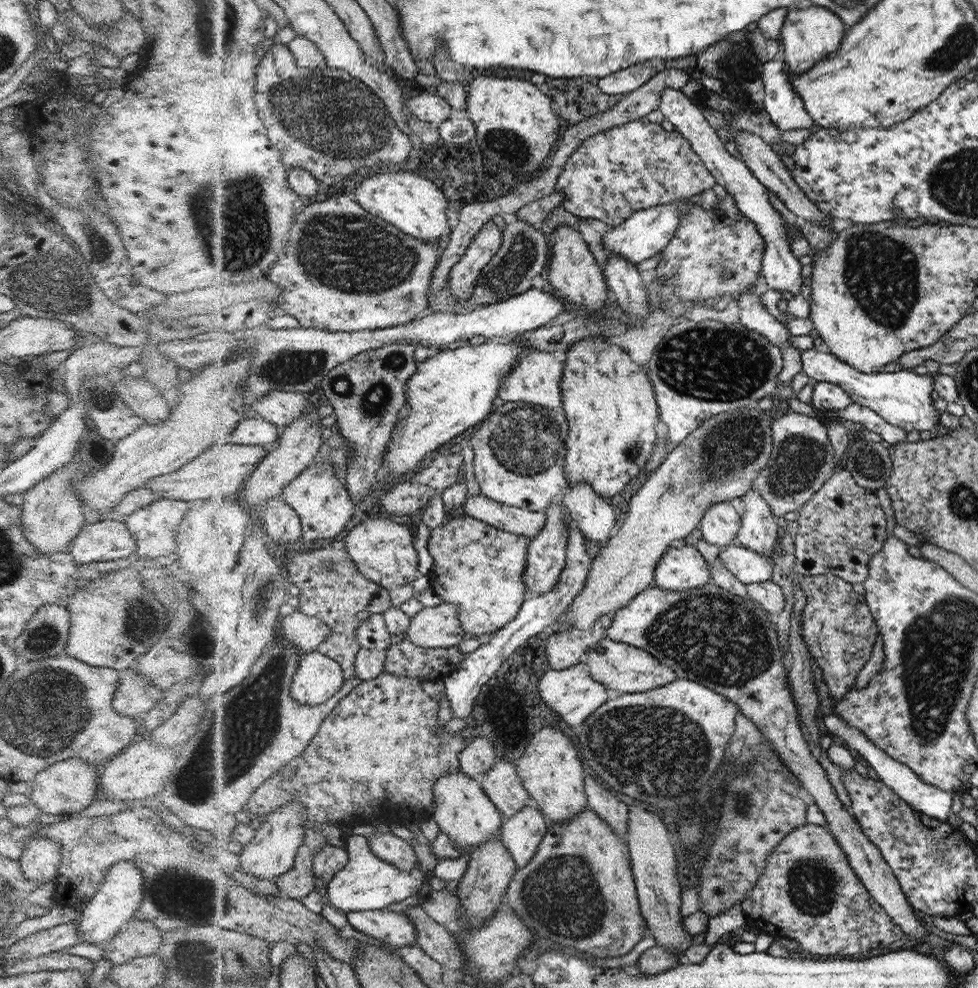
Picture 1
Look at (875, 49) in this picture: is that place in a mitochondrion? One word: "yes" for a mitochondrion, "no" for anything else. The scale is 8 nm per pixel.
no

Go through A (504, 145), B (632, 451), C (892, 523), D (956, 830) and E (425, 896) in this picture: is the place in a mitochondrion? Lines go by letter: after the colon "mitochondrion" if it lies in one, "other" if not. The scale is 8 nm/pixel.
A: mitochondrion
B: mitochondrion
C: other
D: other
E: other

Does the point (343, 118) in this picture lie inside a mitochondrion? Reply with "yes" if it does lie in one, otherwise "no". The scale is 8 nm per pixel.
yes

